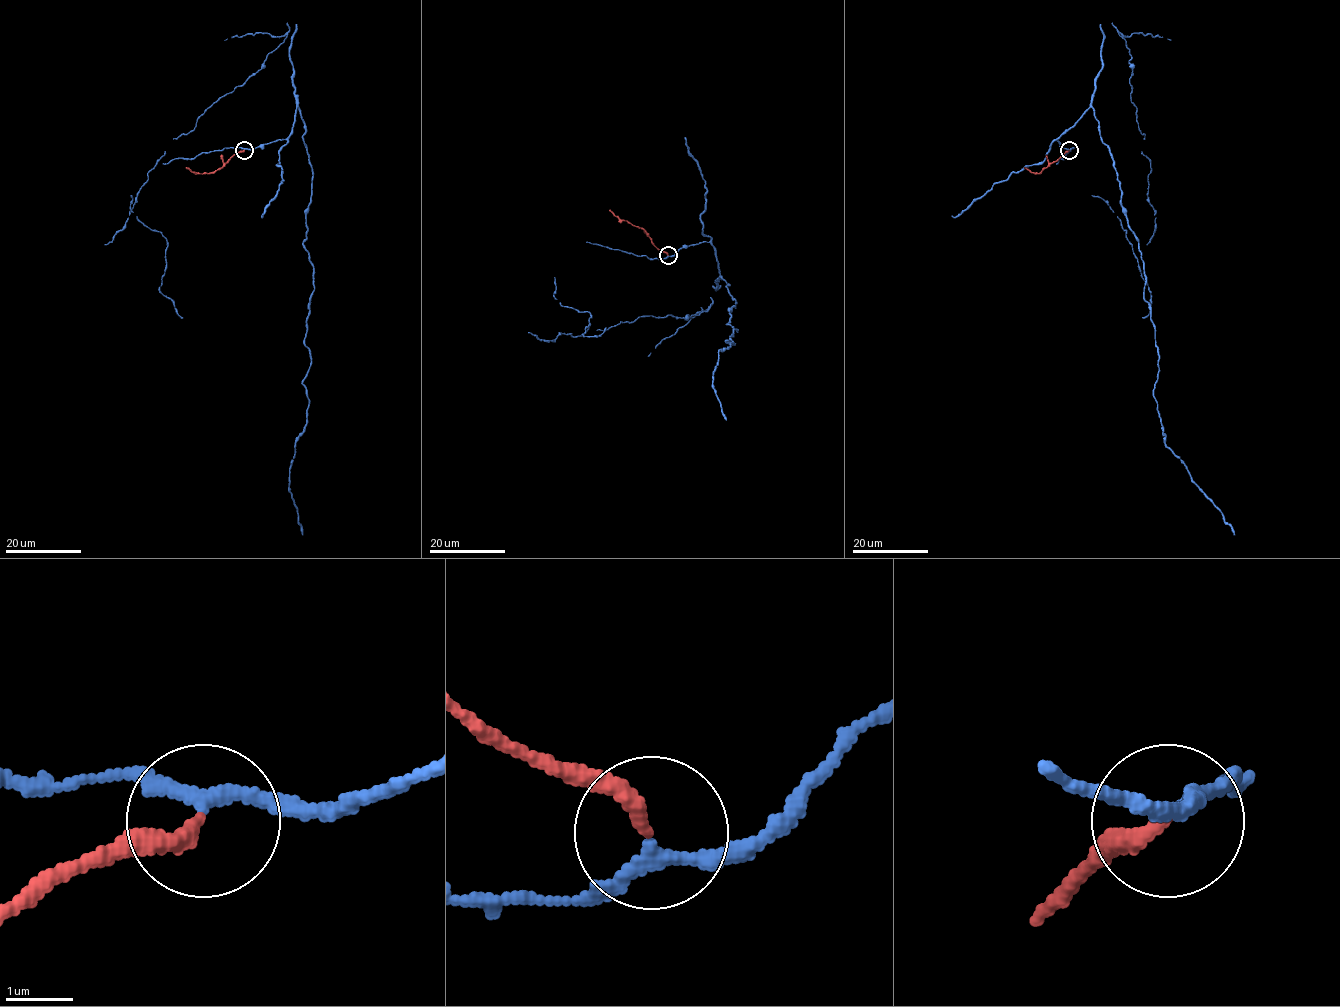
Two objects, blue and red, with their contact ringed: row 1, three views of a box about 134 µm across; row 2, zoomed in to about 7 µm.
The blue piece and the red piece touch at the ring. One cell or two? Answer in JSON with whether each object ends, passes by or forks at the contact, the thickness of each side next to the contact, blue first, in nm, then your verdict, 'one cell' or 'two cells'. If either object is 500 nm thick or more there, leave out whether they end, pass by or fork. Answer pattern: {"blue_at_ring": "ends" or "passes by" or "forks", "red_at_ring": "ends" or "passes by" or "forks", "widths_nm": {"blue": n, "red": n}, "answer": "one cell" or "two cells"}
{"blue_at_ring": "passes by", "red_at_ring": "ends", "widths_nm": {"blue": 190, "red": 240}, "answer": "one cell"}

